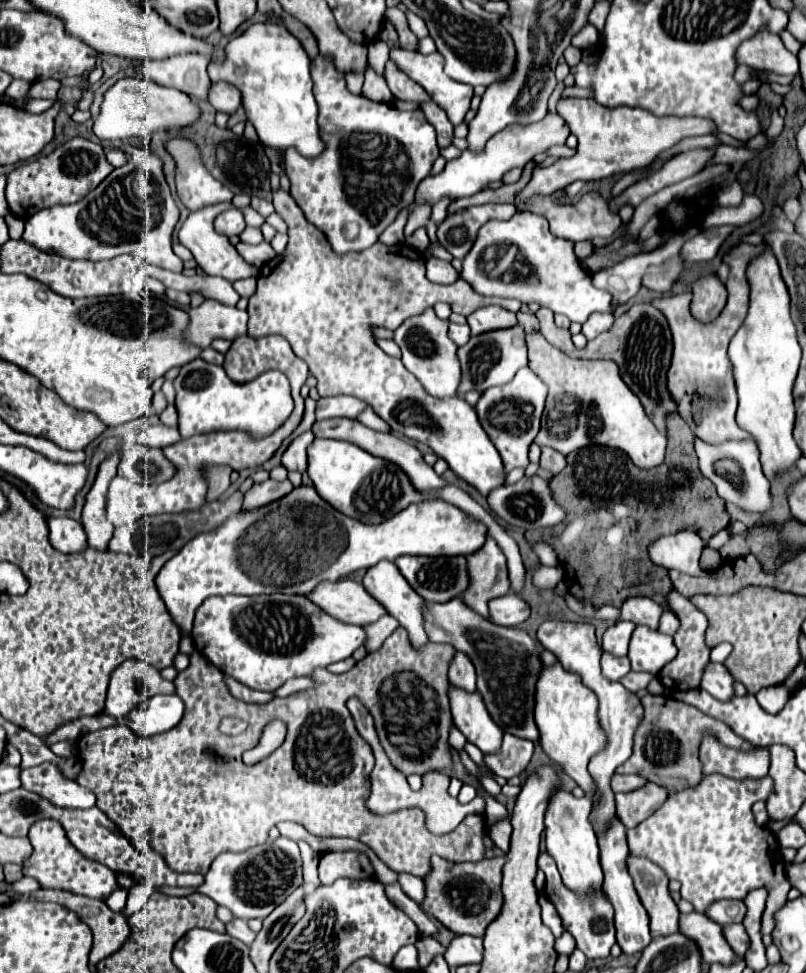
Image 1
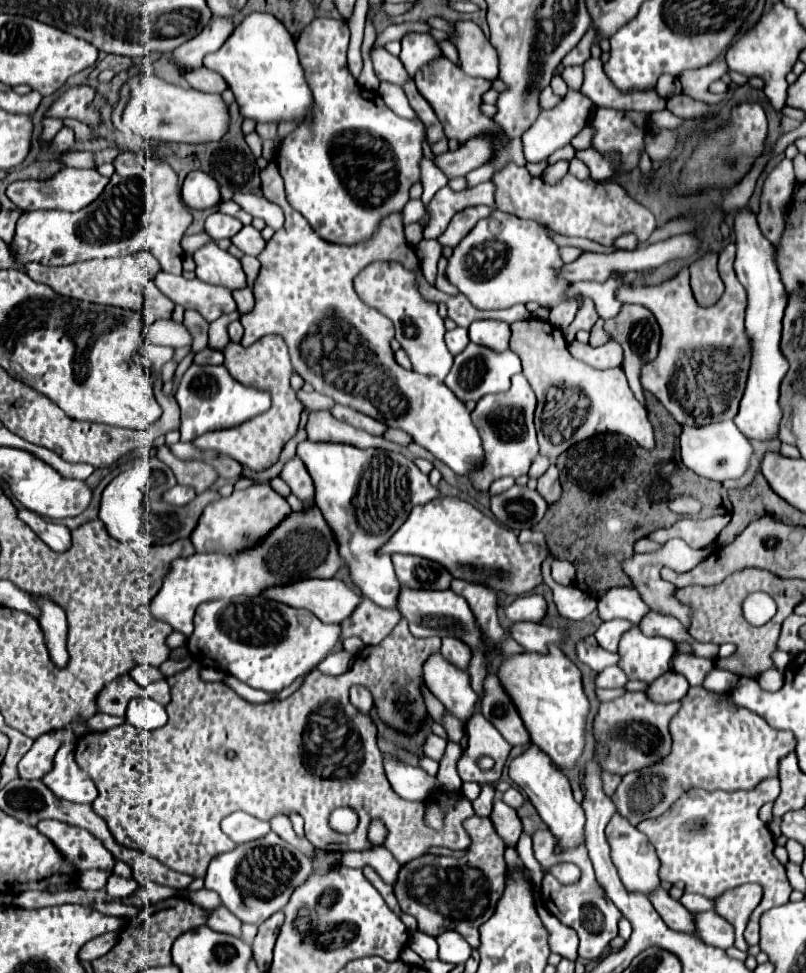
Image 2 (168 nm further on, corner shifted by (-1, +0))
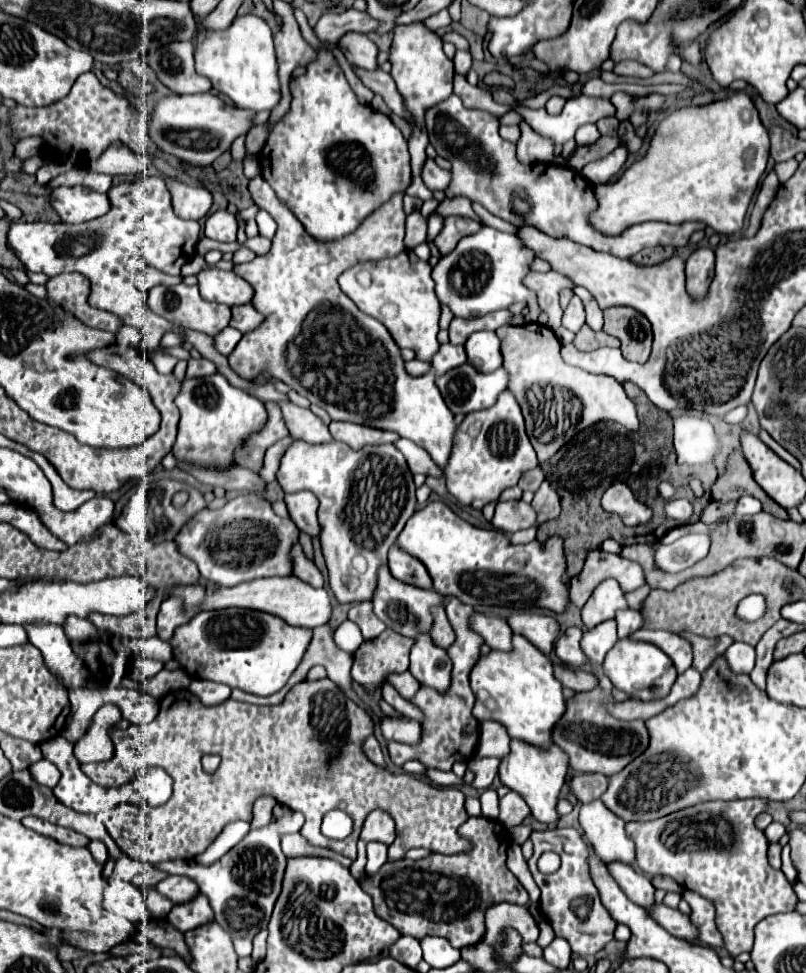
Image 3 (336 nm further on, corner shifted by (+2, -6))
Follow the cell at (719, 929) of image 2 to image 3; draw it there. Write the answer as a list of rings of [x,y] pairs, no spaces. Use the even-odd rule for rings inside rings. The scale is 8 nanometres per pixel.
[[[655,902],[653,906],[645,908],[645,912],[651,920],[655,920],[659,926],[663,926],[671,936],[683,938],[683,940],[697,938],[697,930],[691,924],[689,916],[683,916],[679,910],[673,910],[673,908],[665,906],[663,902]]]

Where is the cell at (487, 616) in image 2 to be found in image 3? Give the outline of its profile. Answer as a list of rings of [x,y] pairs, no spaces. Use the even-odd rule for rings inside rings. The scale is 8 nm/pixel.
[[[449,598],[449,602],[445,604],[445,612],[447,612],[447,618],[455,630],[455,642],[447,648],[447,654],[453,662],[451,684],[449,684],[447,692],[439,692],[429,686],[421,686],[417,690],[417,694],[409,700],[411,704],[415,704],[423,712],[421,740],[419,740],[419,744],[403,744],[403,742],[389,742],[387,744],[389,758],[397,766],[402,766],[410,760],[419,760],[421,764],[425,764],[429,768],[451,772],[455,762],[459,762],[459,760],[469,762],[475,756],[475,750],[479,744],[479,720],[471,712],[473,704],[475,704],[475,696],[469,688],[469,672],[481,656],[479,646],[483,644],[483,640],[479,634],[475,634],[475,632],[471,632],[471,628],[467,628],[467,620],[473,612],[471,606],[465,606],[459,600]]]

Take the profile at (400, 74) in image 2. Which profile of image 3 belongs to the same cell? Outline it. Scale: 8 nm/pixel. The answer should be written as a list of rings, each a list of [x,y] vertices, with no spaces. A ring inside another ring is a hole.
[[[347,32],[339,40],[339,48],[343,50],[349,64],[355,64],[365,70],[377,68],[377,46],[361,32]]]

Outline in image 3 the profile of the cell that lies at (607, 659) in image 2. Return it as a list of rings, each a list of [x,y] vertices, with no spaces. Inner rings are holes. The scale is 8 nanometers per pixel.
[[[567,628],[565,634],[557,640],[555,644],[555,654],[559,656],[559,660],[571,668],[577,668],[581,664],[587,662],[587,658],[581,652],[579,640],[581,640],[581,630],[579,628]]]

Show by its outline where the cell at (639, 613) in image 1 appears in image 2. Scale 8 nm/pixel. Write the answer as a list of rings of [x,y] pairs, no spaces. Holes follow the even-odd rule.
[[[612,588],[598,600],[598,612],[602,620],[624,618],[638,626],[640,620],[650,612],[650,606],[634,588]]]

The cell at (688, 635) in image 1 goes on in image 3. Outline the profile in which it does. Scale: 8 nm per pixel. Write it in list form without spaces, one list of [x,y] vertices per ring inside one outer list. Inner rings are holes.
[[[589,550],[583,570],[571,578],[571,602],[581,608],[591,596],[595,586],[605,580],[615,578],[623,592],[631,592],[643,586],[643,568],[619,554],[607,554],[601,550]]]

